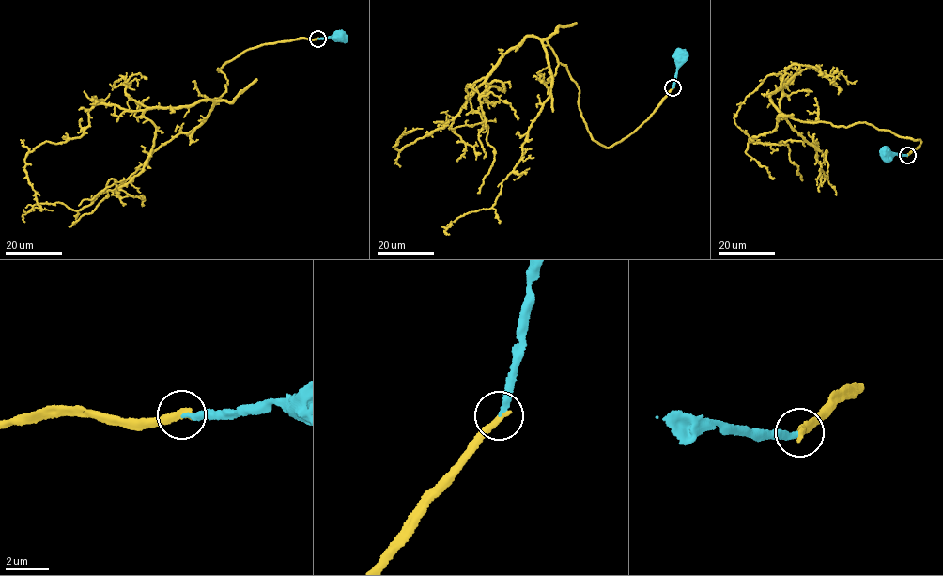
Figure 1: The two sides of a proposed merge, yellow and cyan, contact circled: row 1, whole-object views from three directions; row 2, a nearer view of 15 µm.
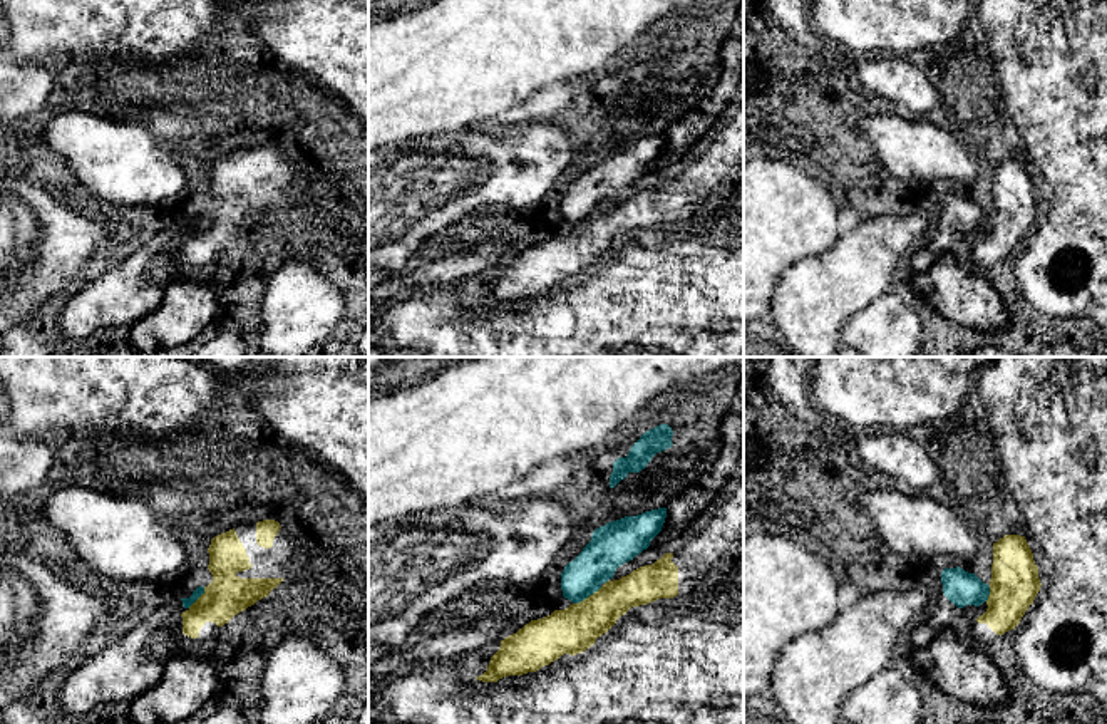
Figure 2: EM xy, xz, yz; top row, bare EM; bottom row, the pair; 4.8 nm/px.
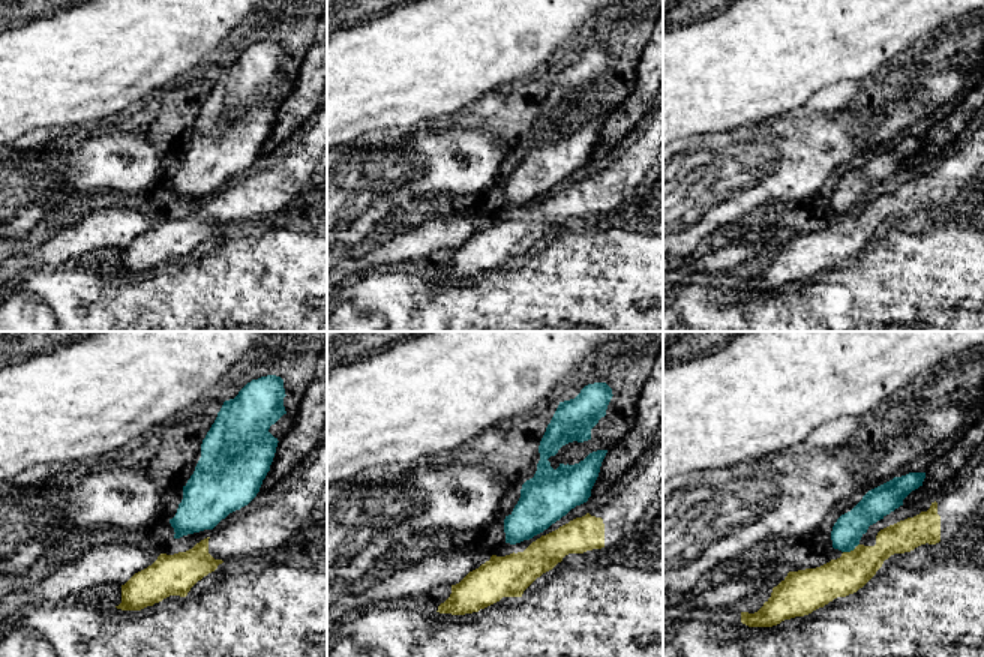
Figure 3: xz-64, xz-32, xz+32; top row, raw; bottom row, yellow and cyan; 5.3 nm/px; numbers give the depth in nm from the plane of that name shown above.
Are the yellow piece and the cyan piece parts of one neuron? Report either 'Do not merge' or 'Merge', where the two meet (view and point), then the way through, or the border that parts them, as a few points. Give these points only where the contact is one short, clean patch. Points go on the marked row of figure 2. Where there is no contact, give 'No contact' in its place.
Do not merge. Touches yellow at xz (588, 597). Boundary: xz (602, 587), (573, 604)

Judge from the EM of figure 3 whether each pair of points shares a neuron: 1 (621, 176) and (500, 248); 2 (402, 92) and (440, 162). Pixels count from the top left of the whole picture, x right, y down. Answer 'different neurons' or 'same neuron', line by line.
1: same neuron
2: different neurons

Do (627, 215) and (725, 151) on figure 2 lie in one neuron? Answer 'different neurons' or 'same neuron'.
same neuron

